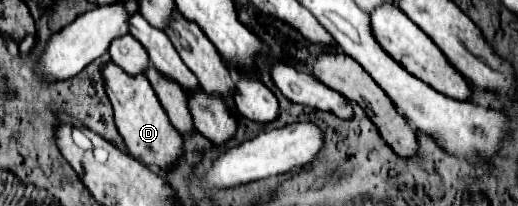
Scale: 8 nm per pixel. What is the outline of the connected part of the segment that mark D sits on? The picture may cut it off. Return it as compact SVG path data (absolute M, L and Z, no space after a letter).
M113 62L103 66L103 76L105 76L105 90L115 110L115 126L125 140L127 152L139 158L147 166L157 166L161 170L173 170L183 156L183 138L171 126L167 114L163 112L163 106L159 104L159 98L151 82L147 82L145 76L125 74Z

